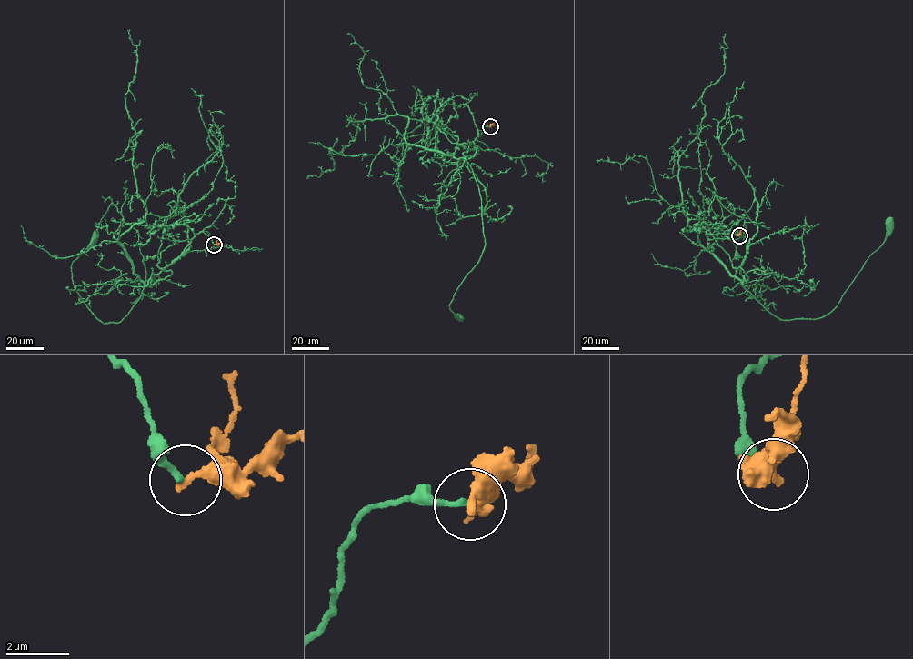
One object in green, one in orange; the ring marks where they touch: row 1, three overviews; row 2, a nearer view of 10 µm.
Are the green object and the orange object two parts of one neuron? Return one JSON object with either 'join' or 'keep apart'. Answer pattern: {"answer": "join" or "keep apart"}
{"answer": "keep apart"}

